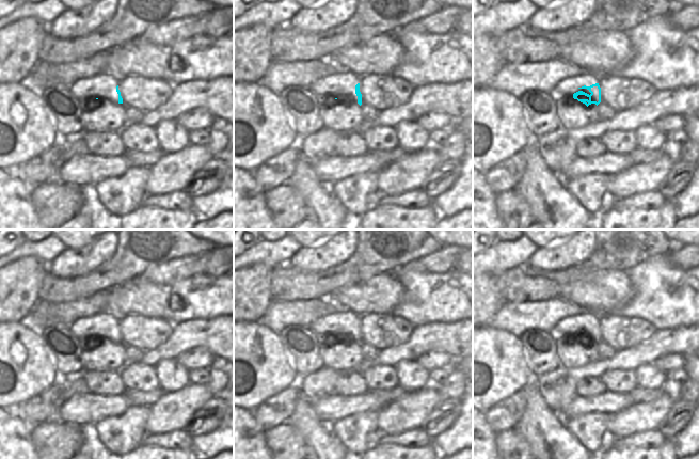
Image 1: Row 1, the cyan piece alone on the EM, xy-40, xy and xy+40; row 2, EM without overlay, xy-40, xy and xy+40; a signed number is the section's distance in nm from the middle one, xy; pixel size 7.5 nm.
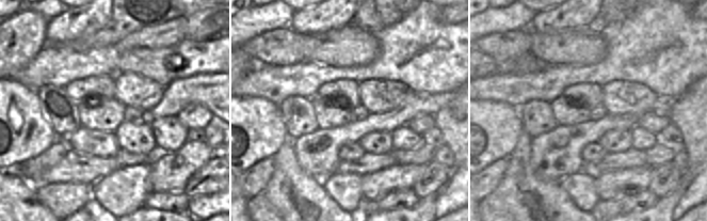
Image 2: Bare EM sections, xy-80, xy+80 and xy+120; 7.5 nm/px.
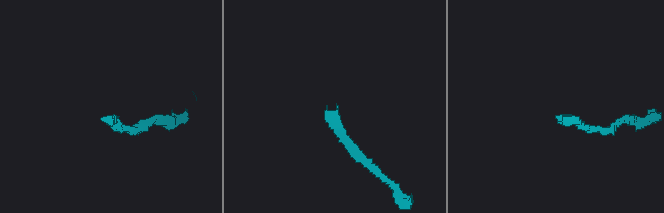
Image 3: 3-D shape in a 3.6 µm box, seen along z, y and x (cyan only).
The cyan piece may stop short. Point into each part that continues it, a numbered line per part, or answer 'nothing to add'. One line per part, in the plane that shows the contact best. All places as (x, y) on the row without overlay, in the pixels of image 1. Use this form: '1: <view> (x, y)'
1: xy+40 (568, 326)

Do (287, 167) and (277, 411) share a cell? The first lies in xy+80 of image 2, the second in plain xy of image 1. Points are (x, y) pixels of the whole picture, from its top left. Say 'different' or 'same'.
different

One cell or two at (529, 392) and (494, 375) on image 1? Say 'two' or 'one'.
two

